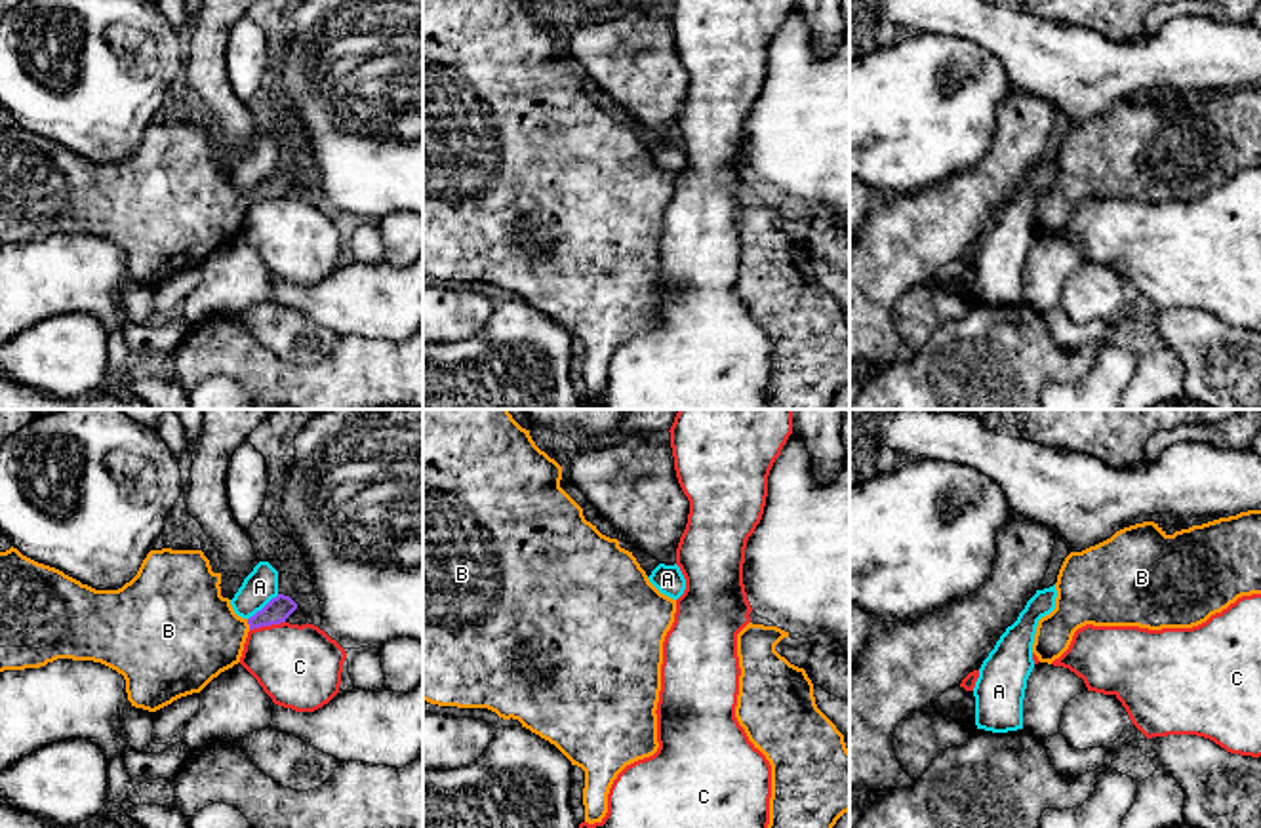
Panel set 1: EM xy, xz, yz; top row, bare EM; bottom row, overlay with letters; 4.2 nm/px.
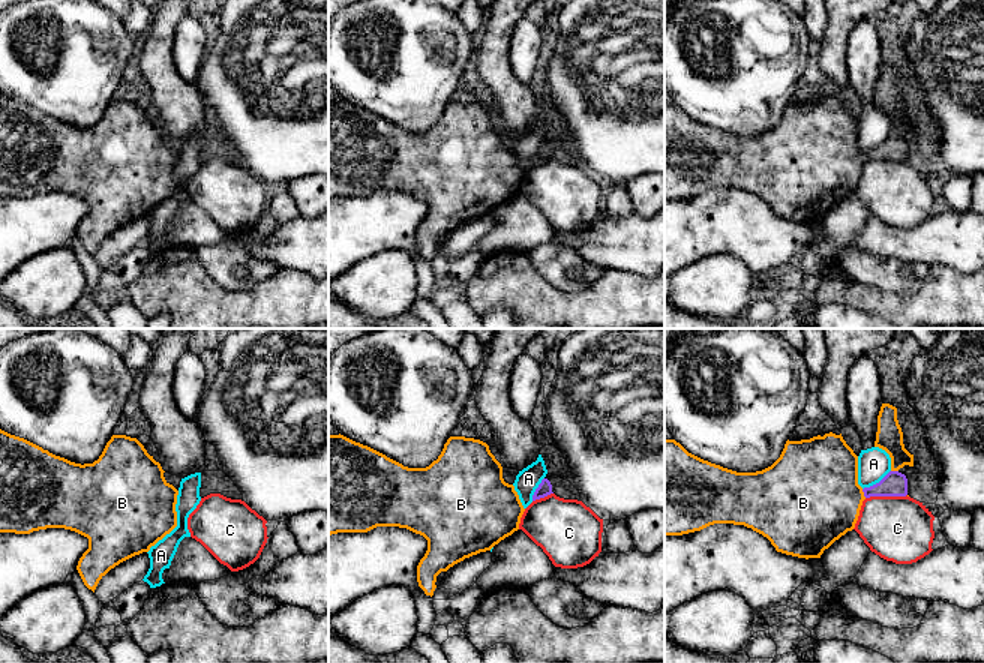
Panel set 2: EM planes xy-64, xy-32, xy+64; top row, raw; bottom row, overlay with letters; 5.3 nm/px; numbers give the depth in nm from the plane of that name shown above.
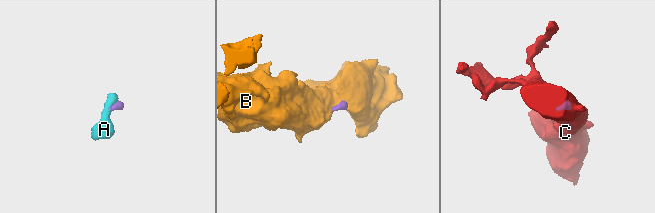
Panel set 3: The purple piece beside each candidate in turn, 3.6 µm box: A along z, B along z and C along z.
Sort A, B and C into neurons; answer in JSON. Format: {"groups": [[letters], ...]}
{"groups": [["A"], ["B"], ["C"]]}

